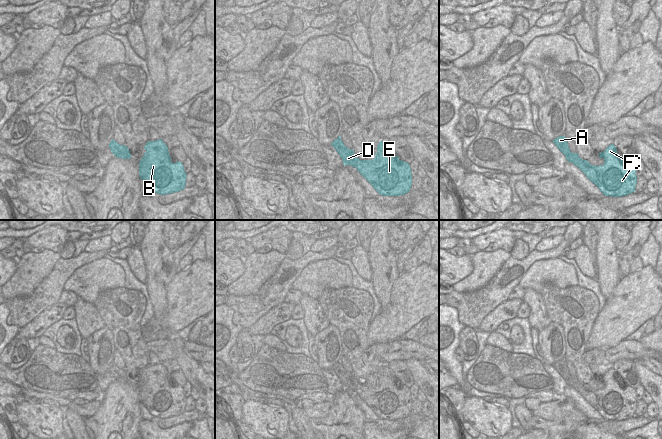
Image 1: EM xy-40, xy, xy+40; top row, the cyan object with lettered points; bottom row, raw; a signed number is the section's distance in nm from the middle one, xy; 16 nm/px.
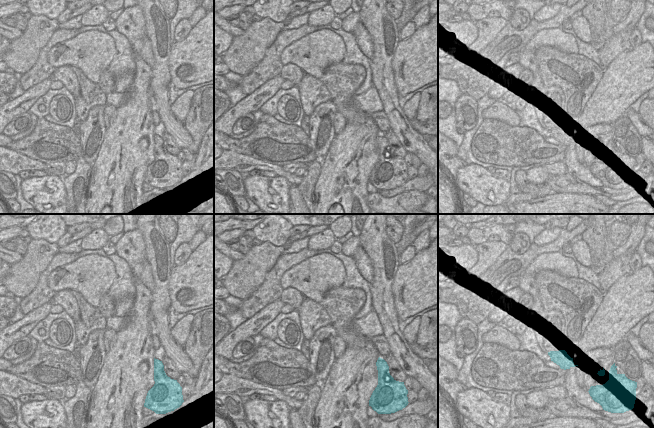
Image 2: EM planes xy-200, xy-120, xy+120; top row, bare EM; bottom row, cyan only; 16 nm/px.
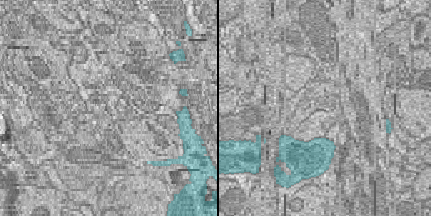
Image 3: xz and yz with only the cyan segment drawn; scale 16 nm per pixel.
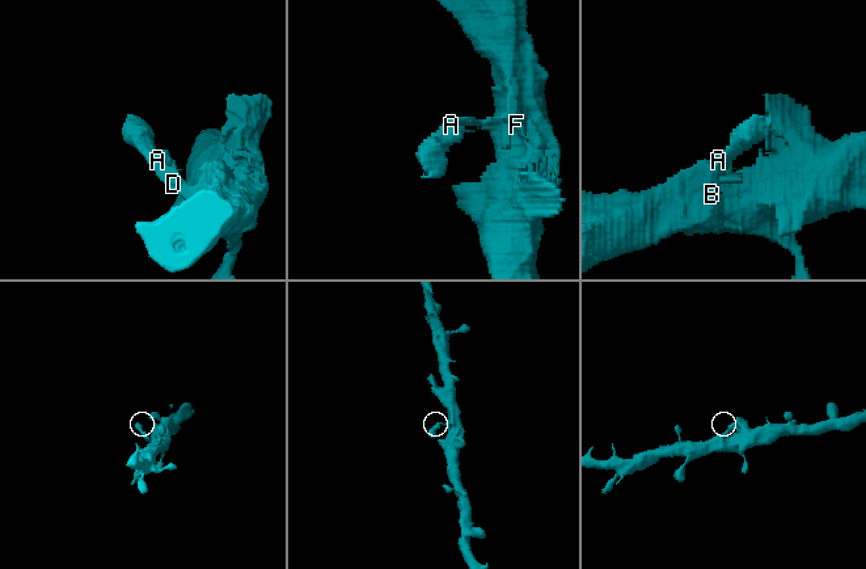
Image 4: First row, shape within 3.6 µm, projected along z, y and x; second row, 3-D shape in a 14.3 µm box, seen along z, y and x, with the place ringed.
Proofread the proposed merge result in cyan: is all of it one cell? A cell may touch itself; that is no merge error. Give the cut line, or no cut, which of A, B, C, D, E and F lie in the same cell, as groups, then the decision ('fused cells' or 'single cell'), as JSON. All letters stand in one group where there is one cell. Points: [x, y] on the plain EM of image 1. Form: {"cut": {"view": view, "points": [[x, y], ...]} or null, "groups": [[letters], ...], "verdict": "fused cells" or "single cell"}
{"cut": null, "groups": [["A", "B", "C", "D", "E", "F"]], "verdict": "single cell"}

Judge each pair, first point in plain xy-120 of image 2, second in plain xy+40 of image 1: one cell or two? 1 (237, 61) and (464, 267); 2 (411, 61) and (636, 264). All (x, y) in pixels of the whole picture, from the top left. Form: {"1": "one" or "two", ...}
{"1": "two", "2": "two"}

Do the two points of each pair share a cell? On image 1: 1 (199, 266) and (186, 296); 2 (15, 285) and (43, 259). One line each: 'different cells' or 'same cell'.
1: same cell
2: same cell

